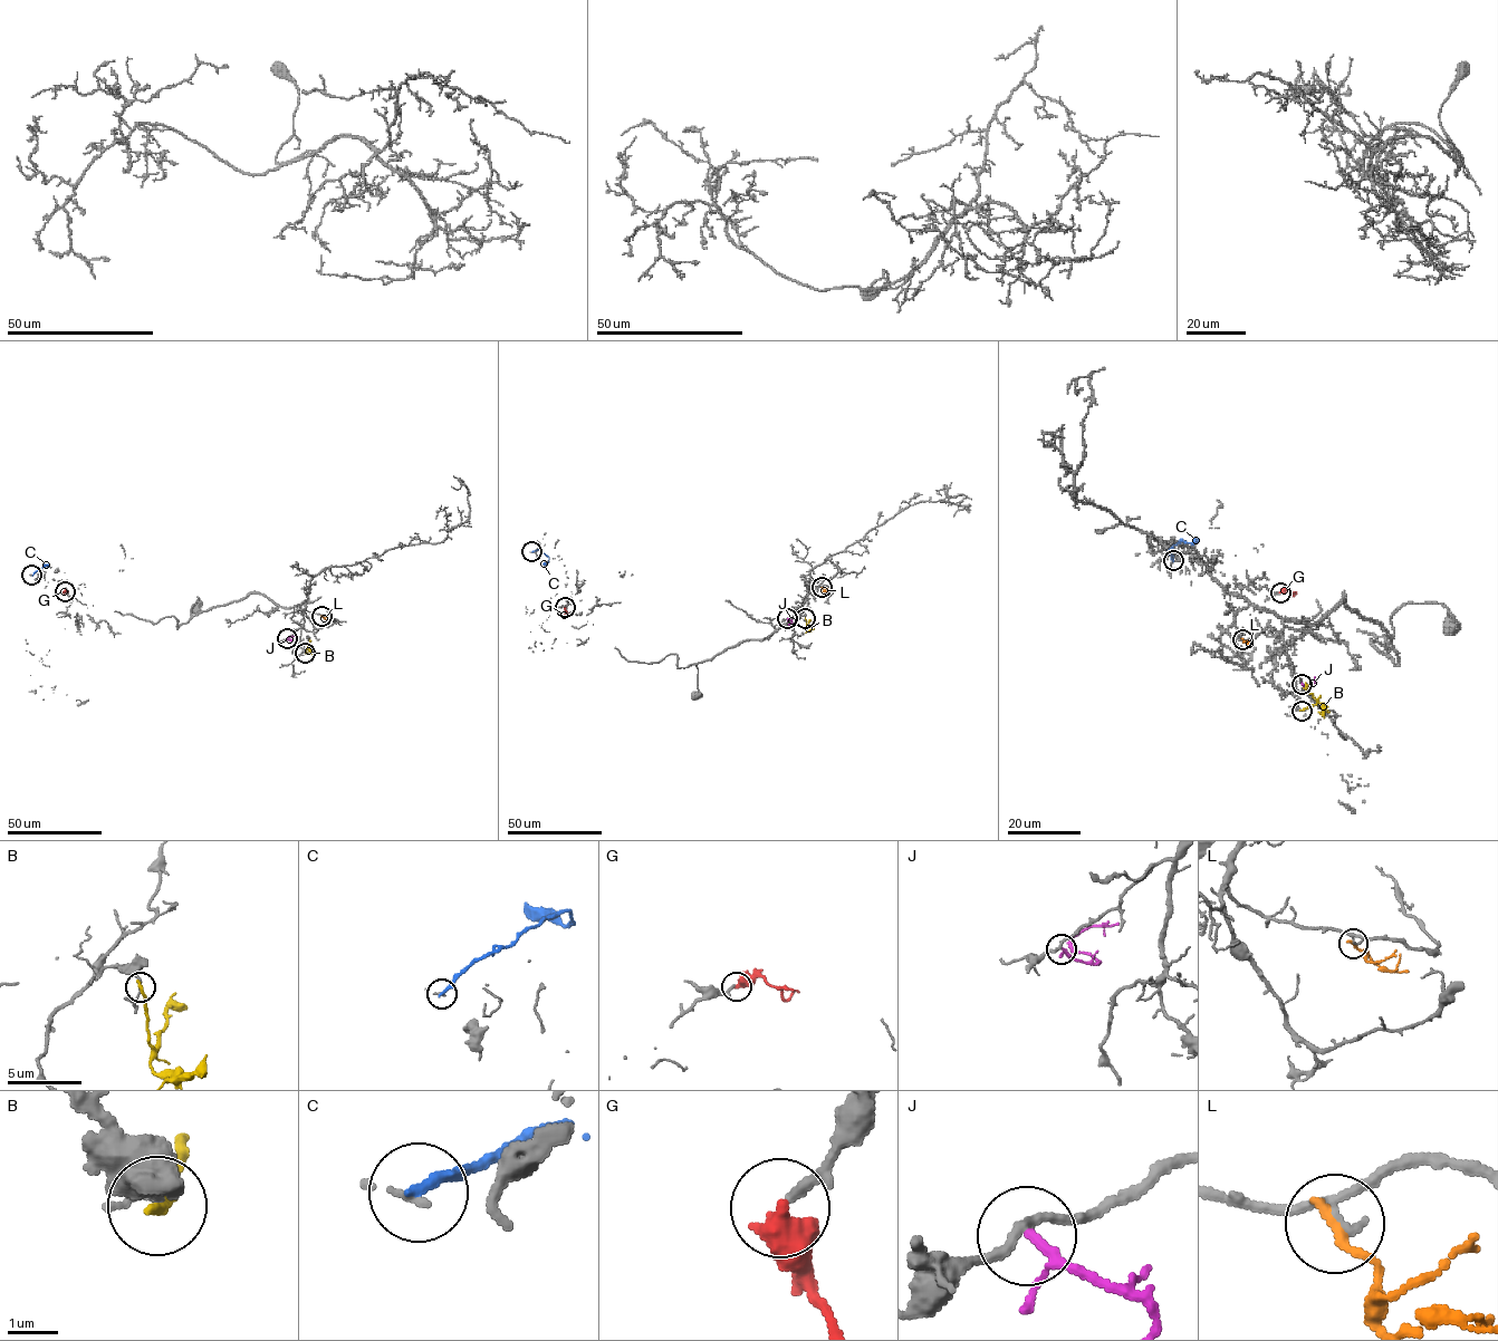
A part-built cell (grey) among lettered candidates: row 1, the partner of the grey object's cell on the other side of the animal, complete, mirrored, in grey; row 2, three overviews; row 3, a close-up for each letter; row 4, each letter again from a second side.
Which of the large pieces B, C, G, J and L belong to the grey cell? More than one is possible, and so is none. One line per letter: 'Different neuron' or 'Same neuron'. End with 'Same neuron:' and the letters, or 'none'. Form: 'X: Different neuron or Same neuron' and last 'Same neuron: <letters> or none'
B: Different neuron
C: Different neuron
G: Different neuron
J: Different neuron
L: Different neuron
Same neuron: none

